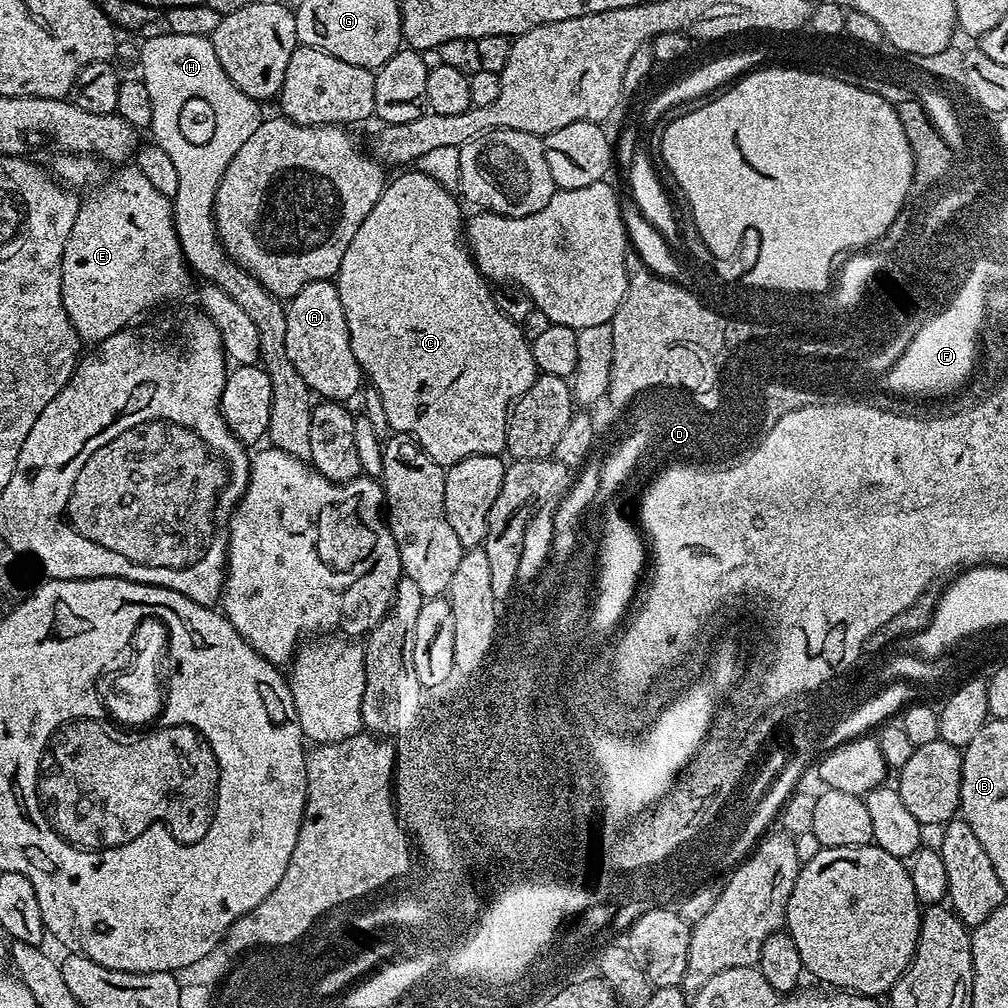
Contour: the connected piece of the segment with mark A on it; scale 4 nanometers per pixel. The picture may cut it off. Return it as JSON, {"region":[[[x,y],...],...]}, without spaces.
{"region":[[[332,280],[310,282],[310,286],[302,286],[302,290],[287,301],[286,354],[294,370],[302,374],[304,385],[317,397],[348,402],[356,391],[356,395],[361,391],[360,364],[350,346],[342,298],[338,298],[338,290]]]}

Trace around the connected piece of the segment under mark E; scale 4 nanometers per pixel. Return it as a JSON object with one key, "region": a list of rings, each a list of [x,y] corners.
{"region":[[[120,166],[80,205],[74,218],[74,230],[62,254],[62,306],[80,335],[81,341],[99,342],[110,334],[129,327],[139,312],[176,296],[188,288],[190,269],[178,242],[176,223],[172,217],[172,200],[158,194],[150,181],[135,166]]]}

